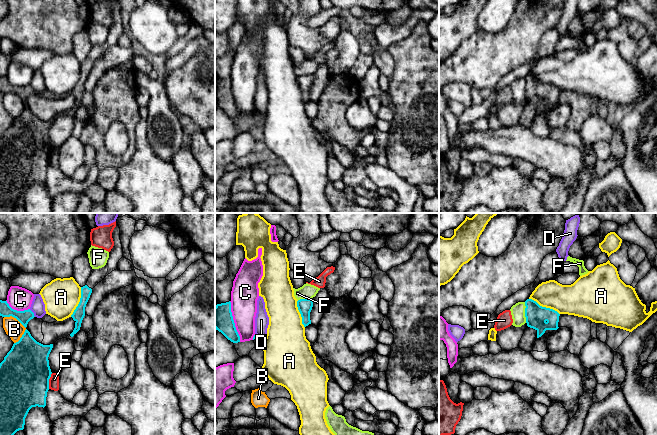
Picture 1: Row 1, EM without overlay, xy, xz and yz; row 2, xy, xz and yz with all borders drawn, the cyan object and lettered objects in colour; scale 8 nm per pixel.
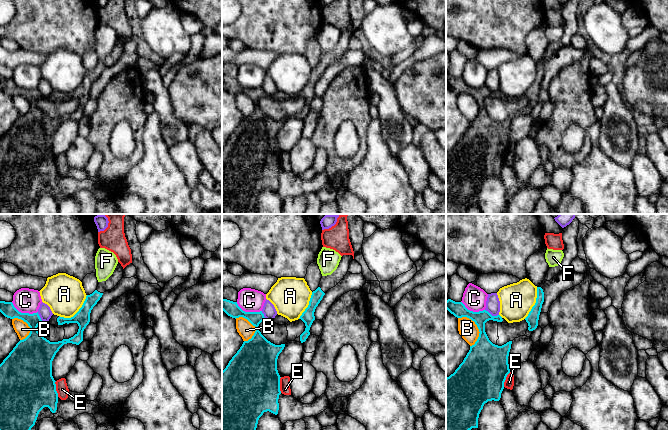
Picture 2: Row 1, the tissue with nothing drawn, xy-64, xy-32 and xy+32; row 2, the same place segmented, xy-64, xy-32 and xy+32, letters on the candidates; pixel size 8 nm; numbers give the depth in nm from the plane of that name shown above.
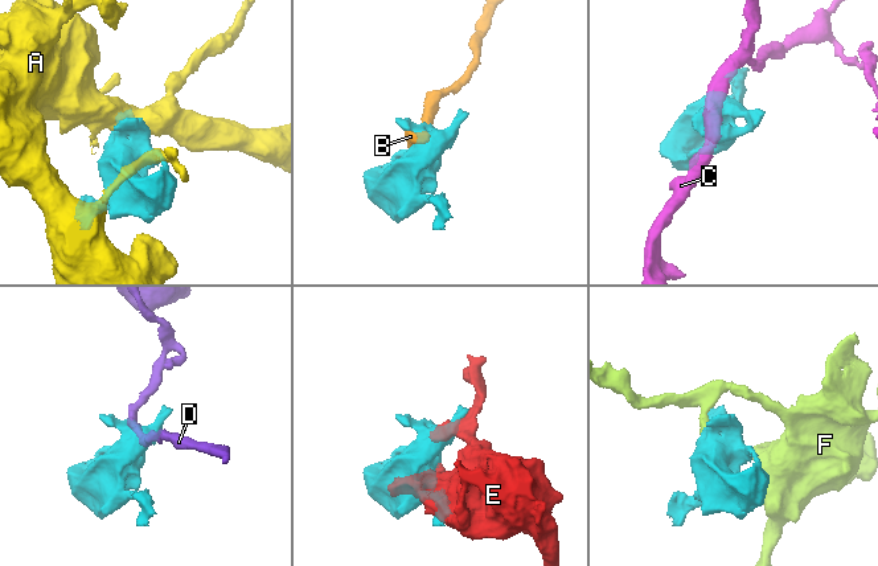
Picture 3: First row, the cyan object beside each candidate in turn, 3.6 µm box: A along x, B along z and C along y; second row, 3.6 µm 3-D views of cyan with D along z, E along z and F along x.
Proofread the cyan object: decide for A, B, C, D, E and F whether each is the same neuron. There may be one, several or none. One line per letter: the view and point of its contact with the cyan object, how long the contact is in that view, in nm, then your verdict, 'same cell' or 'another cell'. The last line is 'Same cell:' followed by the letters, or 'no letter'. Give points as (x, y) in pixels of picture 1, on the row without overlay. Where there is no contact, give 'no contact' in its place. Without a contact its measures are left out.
A: yz (544, 83) | 280 nm | another cell
B: xy (22, 100) | 240 nm | another cell
C: xz (233, 97) | 340 nm | another cell
D: xy (33, 89) | 80 nm | another cell
E: xy (48, 157) | 130 nm | another cell
F: yz (525, 88) | 170 nm | another cell
Same cell: no letter

